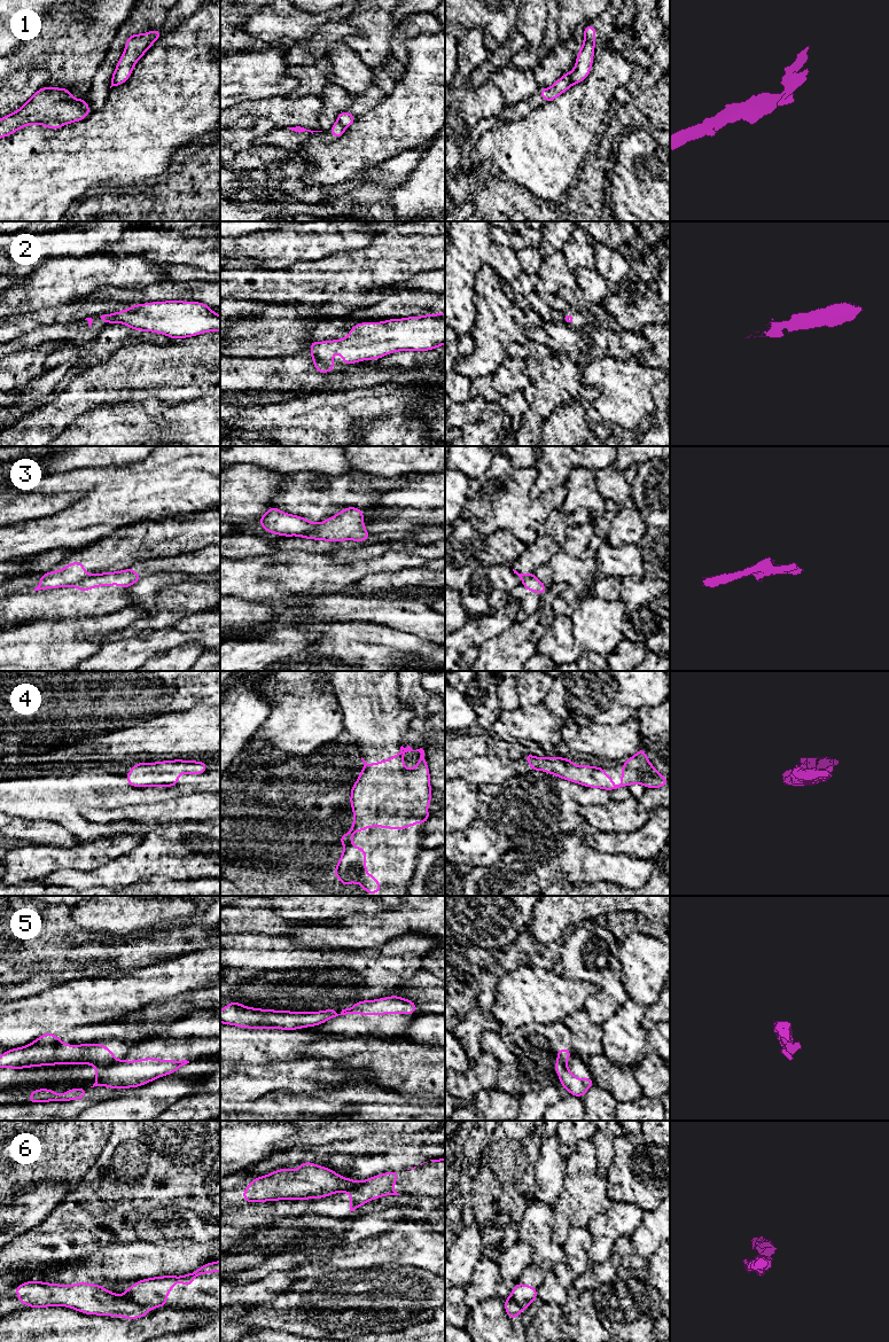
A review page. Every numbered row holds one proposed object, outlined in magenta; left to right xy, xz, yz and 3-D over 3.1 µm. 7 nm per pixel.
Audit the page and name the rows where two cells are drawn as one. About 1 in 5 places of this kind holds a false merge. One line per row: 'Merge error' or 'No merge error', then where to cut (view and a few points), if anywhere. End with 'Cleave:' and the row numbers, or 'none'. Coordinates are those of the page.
1: Merge error. Split along yz (570, 72), (572, 83)
2: No merge error. No split
3: Merge error. Split along xz (313, 524), (299, 535)
4: No merge error. No split
5: Merge error. Split along xy (111, 1061), (94, 1064)
6: Merge error. Split along xy (123, 1296), (149, 1308)
Cleave: 1, 3, 5, 6

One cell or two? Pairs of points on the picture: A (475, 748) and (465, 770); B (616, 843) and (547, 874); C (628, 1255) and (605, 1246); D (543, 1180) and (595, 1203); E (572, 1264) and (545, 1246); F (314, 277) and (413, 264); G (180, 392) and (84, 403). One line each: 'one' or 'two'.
A: two
B: two
C: two
D: two
E: two
F: one
G: one

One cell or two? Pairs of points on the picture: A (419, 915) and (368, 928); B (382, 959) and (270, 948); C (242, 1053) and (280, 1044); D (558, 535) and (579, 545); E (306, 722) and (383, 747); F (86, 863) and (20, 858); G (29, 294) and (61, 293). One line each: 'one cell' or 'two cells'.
A: one cell
B: one cell
C: one cell
D: two cells
E: two cells
F: one cell
G: one cell

